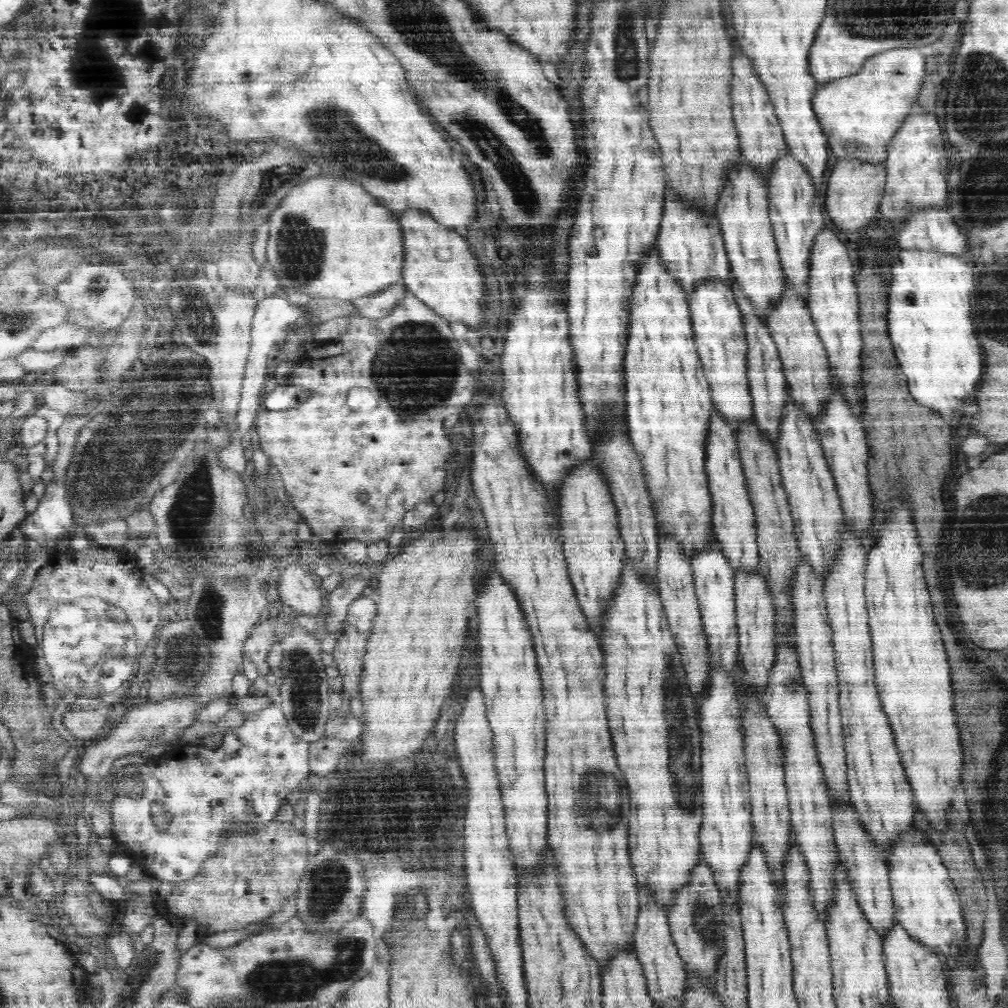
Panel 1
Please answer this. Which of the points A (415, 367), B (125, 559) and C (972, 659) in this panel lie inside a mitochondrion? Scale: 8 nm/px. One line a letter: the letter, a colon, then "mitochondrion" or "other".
A: mitochondrion
B: other
C: other

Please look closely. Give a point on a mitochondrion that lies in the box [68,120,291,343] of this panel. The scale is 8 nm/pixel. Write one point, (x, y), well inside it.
(154, 258)

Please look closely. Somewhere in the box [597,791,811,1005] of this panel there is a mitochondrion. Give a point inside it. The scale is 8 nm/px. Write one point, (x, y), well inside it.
(704, 919)

